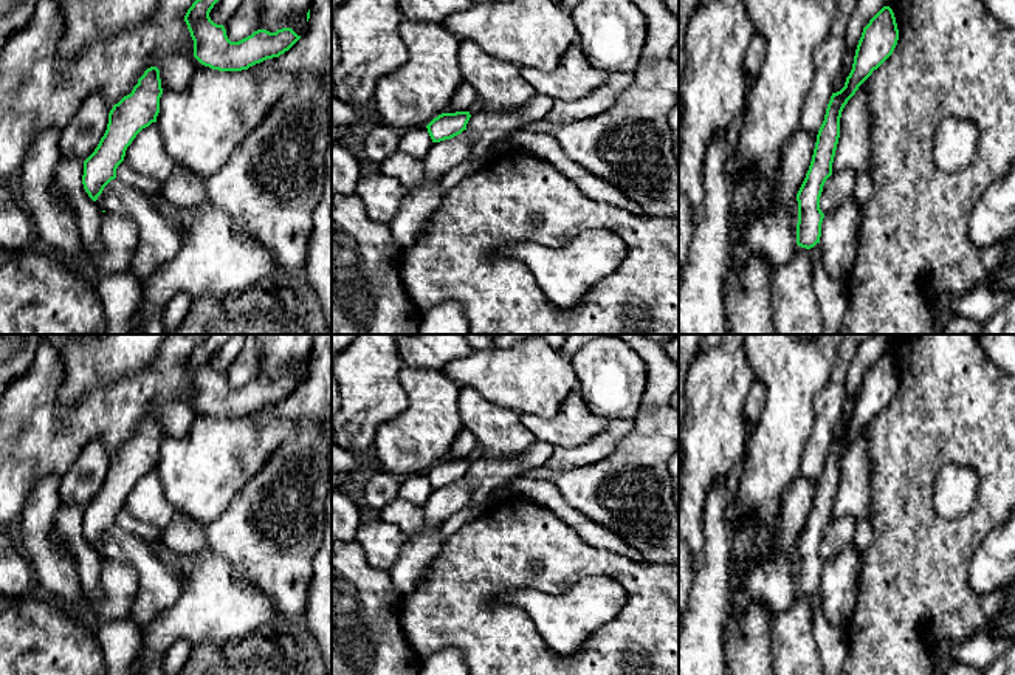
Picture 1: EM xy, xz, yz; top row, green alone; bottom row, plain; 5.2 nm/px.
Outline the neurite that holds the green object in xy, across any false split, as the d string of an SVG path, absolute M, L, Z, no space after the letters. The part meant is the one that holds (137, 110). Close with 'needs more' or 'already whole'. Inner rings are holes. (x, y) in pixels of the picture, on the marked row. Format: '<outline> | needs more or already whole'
M150 67L138 79L132 93L110 110L104 136L95 152L84 161L82 184L93 201L116 178L116 169L124 161L126 150L136 135L157 122L161 94L160 70Z | already whole

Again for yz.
M883 6L863 28L845 87L831 96L809 170L797 194L797 245L801 248L810 249L820 243L824 218L820 209L820 197L826 180L832 175L841 111L858 87L893 54L897 40L899 29L894 12L889 6Z | already whole

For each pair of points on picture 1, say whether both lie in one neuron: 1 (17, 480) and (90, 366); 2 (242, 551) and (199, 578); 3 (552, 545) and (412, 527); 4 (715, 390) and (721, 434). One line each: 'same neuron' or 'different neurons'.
1: different neurons
2: different neurons
3: different neurons
4: same neuron

